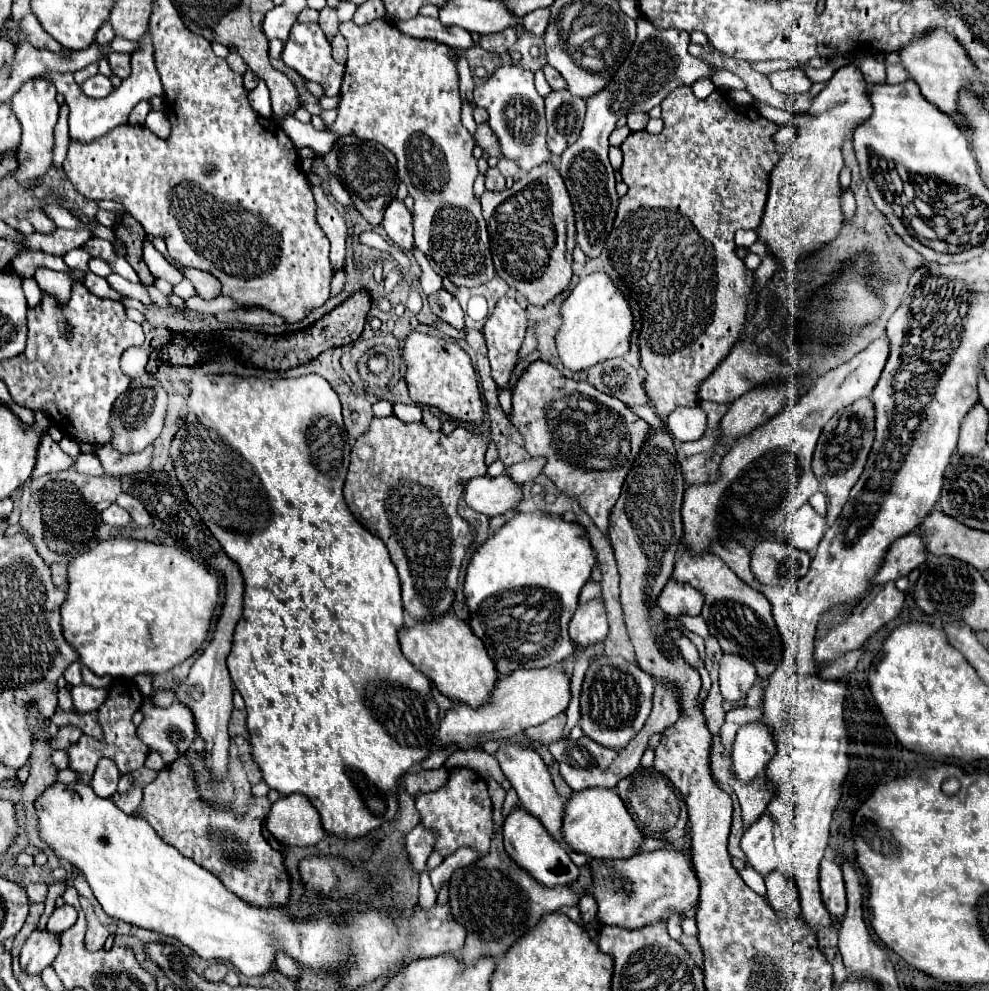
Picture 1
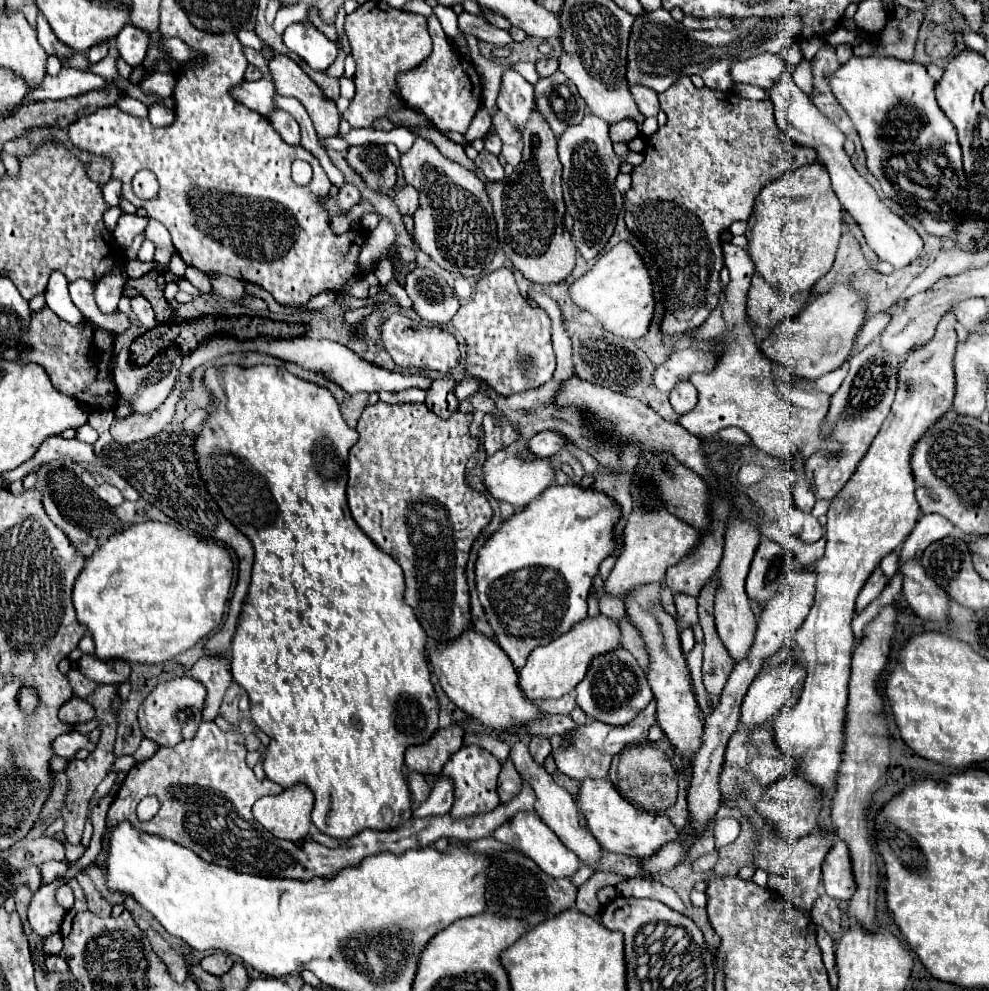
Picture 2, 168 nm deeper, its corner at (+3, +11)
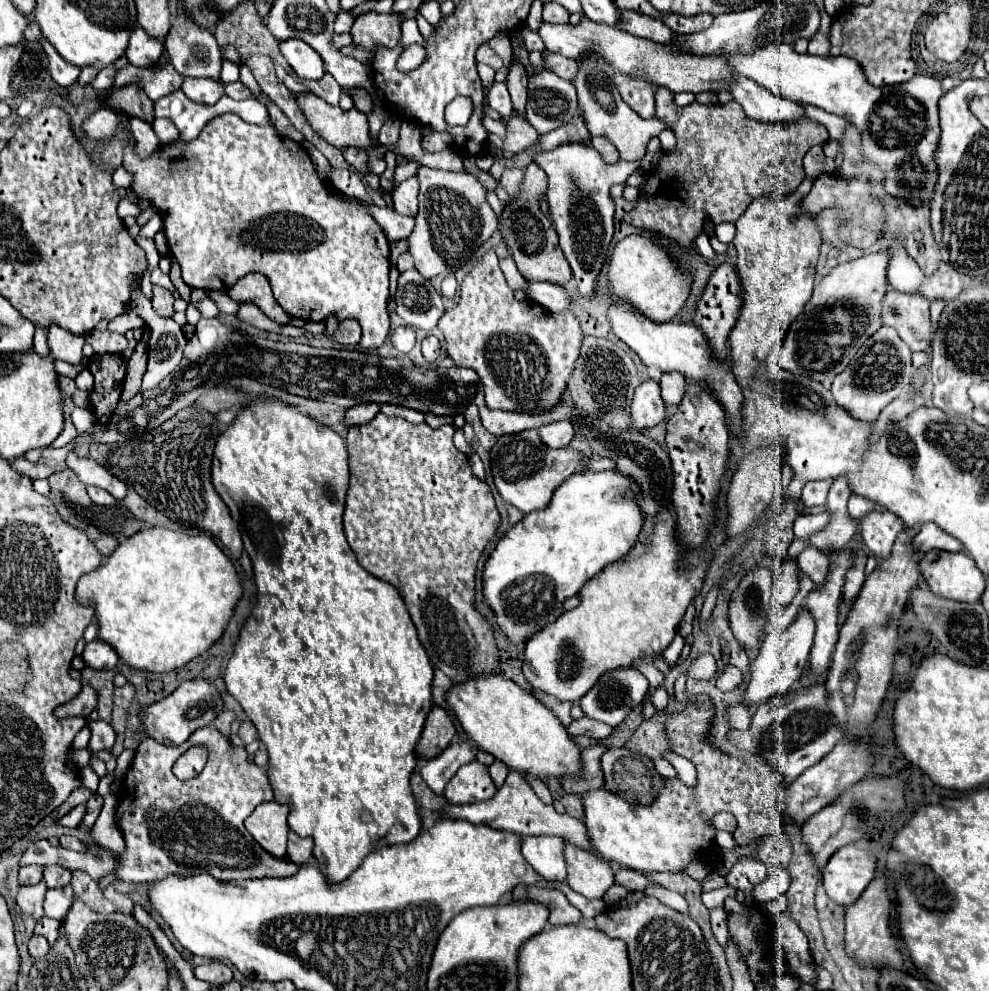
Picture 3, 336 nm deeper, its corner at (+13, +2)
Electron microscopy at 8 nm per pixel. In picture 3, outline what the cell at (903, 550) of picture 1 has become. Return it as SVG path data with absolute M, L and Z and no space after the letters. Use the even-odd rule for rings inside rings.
M926 522L922 526L922 530L918 532L918 536L914 538L914 546L920 552L928 552L928 550L944 550L946 552L964 552L962 542L958 542L954 536L946 534L942 528L938 528L932 522Z

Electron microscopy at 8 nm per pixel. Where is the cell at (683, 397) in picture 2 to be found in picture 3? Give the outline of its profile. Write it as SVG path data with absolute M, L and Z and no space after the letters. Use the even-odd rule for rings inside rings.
M662 372L660 376L660 390L662 390L662 400L668 406L678 406L684 390L686 390L686 380L680 372Z

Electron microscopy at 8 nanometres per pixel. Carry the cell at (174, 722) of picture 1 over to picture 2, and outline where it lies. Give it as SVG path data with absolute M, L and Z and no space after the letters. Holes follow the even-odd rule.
M178 677L172 681L158 683L152 693L142 701L138 709L138 721L142 733L156 741L158 745L172 747L180 743L182 739L196 733L196 727L202 723L202 707L206 701L206 689L202 683L190 679L190 677Z

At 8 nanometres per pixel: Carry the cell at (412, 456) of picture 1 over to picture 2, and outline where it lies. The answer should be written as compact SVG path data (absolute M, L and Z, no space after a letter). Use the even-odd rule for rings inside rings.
M378 401L376 405L368 405L360 415L356 425L360 439L348 457L346 497L354 521L378 547L398 561L406 579L404 601L412 607L428 637L444 643L472 627L464 575L466 561L474 539L492 517L488 499L466 485L466 461L478 449L478 443L468 431L472 417L472 413L454 411L448 419L440 419L432 415L424 403L386 405Z

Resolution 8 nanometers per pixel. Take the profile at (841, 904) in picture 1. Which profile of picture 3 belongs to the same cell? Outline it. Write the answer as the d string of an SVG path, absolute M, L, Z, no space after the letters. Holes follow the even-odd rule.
M856 844L836 850L822 870L826 894L836 904L854 904L876 874L876 856Z

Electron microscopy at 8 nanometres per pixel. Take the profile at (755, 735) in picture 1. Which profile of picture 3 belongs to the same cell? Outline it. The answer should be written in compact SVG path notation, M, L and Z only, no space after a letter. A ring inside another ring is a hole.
M806 610L798 612L794 622L786 630L770 630L768 632L768 636L760 644L758 656L750 664L752 678L746 688L746 702L752 708L762 704L764 700L768 700L774 694L788 692L792 688L792 684L798 682L802 668L806 666L810 648L812 648L812 640L814 640L814 618Z

